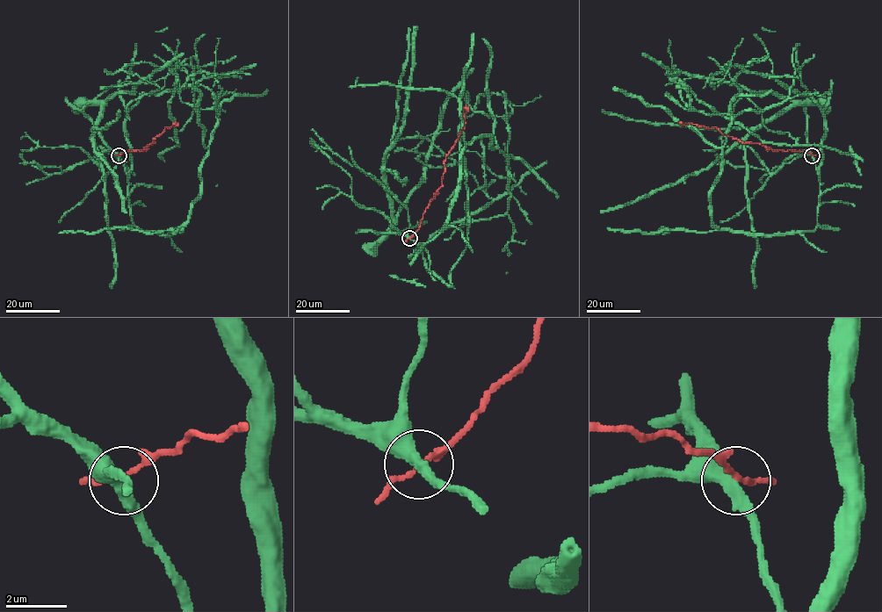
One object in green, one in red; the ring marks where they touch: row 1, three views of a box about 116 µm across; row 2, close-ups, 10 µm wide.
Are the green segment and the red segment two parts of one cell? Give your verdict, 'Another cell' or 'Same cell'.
Another cell

